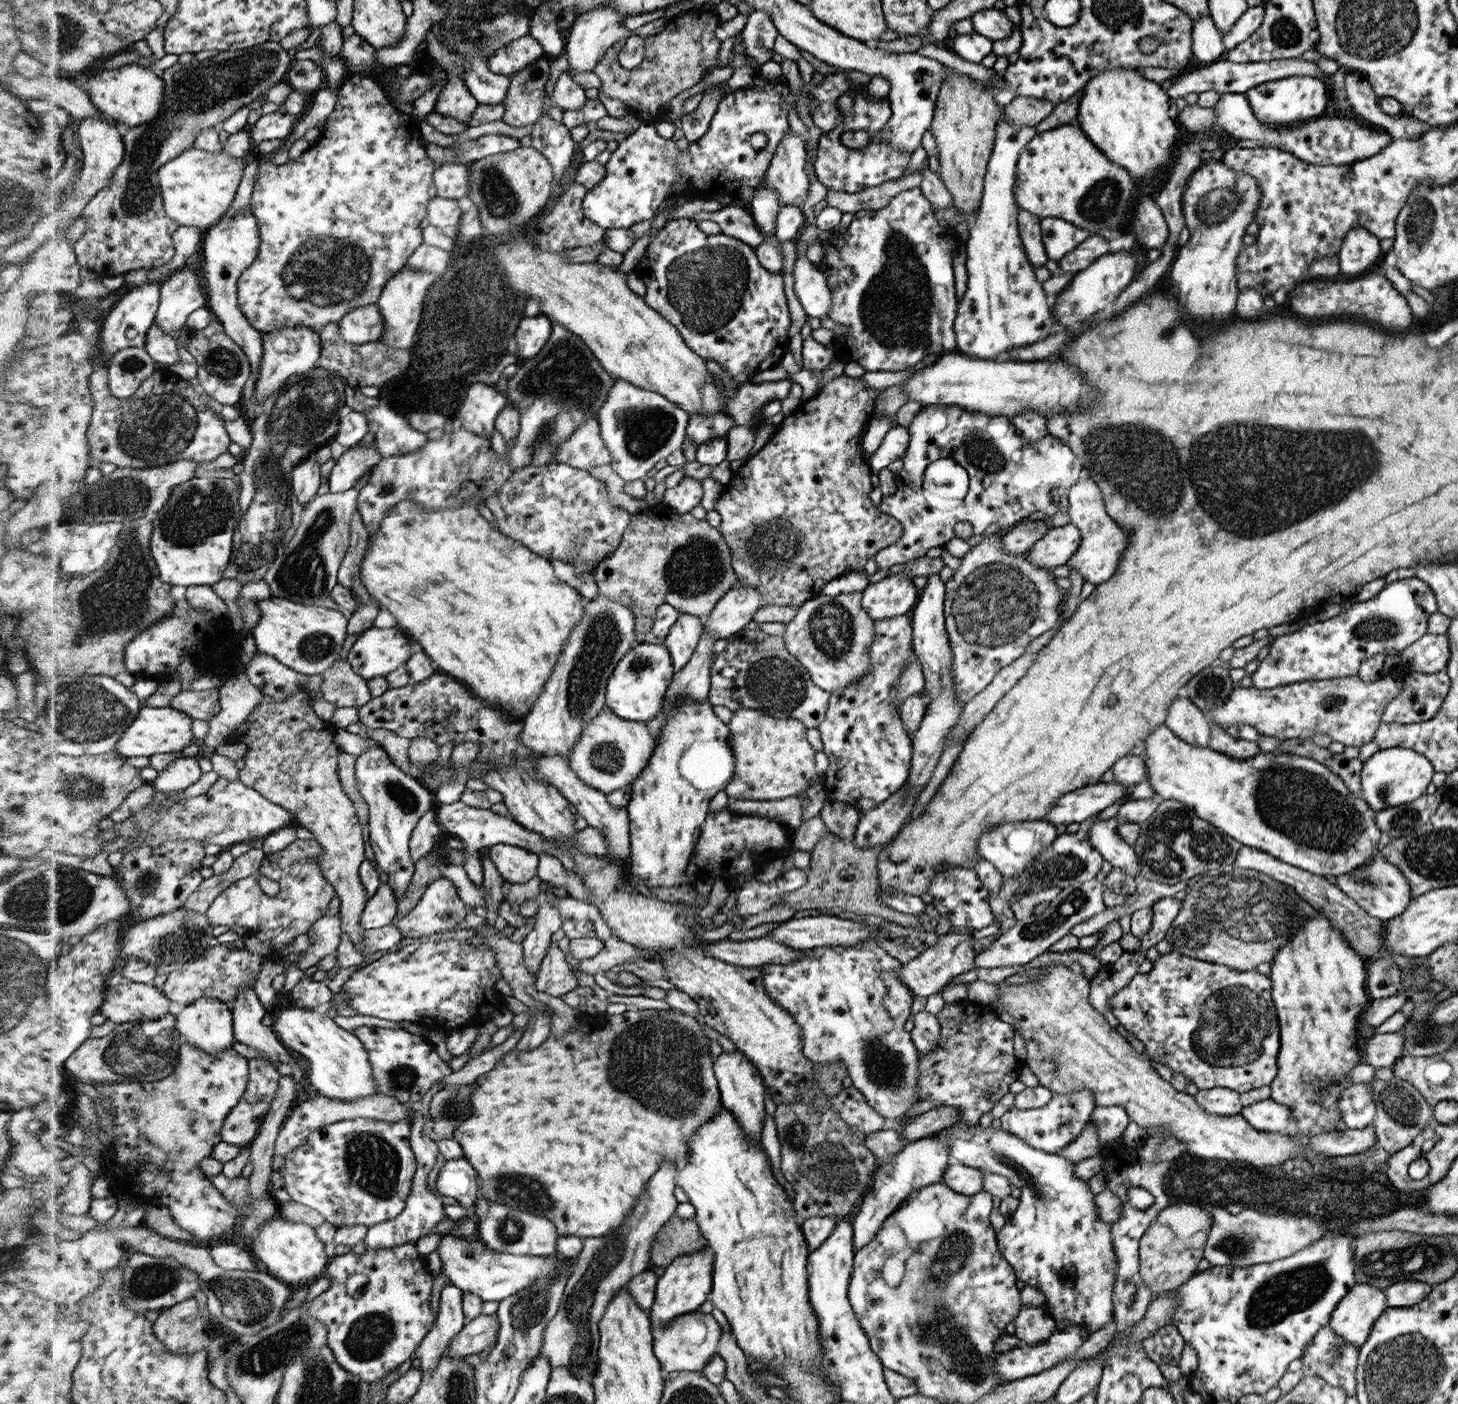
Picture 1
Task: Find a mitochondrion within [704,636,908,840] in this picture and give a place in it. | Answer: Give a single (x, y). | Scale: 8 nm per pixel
(779, 686)

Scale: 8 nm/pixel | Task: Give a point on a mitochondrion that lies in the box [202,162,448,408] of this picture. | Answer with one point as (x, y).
(324, 269)

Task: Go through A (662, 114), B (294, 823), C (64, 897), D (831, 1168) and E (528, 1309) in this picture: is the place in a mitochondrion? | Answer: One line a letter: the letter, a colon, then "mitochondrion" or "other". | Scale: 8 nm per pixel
A: other
B: other
C: mitochondrion
D: mitochondrion
E: mitochondrion

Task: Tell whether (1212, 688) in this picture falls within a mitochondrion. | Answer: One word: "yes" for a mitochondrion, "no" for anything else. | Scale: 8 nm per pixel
yes

